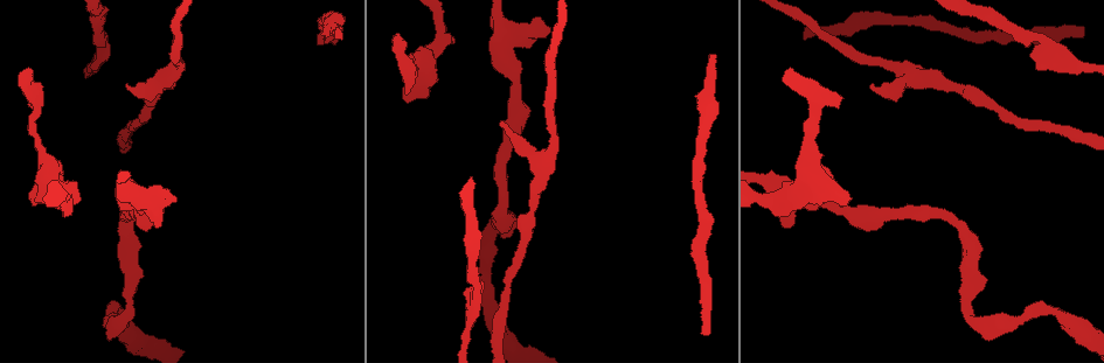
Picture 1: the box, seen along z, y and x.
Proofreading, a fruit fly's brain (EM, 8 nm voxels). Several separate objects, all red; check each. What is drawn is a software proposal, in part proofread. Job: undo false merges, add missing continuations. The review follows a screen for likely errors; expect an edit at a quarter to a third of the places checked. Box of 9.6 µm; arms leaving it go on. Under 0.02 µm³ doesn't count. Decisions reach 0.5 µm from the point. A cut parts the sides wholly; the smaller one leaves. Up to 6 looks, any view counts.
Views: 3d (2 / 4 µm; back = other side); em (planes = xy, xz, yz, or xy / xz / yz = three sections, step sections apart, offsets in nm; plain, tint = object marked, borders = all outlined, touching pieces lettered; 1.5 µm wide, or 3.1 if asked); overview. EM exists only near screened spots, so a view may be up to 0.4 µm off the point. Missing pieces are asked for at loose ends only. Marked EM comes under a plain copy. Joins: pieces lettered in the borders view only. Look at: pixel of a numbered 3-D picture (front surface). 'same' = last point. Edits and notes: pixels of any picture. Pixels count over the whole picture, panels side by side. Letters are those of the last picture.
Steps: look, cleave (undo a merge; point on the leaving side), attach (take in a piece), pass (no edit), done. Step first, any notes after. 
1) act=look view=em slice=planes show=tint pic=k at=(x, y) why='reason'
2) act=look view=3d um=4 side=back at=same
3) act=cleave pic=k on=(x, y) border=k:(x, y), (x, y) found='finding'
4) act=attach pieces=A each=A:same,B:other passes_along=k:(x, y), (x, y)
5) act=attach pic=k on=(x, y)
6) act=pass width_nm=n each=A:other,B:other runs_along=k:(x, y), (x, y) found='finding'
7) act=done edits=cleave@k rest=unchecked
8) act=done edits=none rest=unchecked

act=look view=3d um=2 pic=1 at=(539, 19) why='branch stops here'

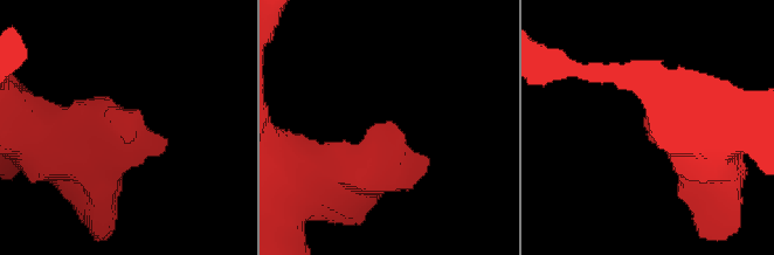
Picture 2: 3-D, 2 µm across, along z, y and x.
act=look view=em slice=xz step=8 show=tint pic=2 at=(402, 131)

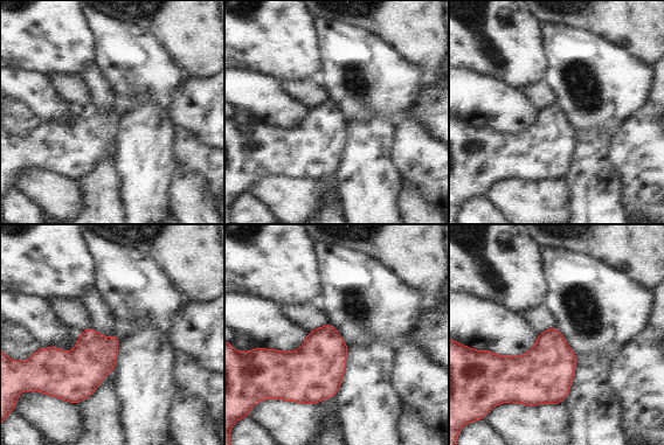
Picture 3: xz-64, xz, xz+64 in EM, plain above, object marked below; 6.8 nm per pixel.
act=look view=em slice=planes show=borders at=same

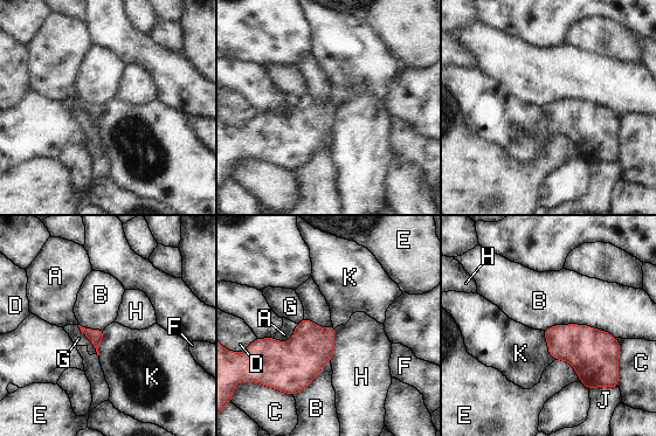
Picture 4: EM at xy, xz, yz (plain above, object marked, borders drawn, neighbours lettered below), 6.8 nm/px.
act=pass each=A:other,B:other,C:other,D:other,E:other,F:other,G:other,H:other,J:other,K:other border=4:(543, 331), (547, 351), (557, 359) found='no lettered piece goes on from it'

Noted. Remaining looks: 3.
act=look view=3d um=4 pic=1 at=(402, 98)

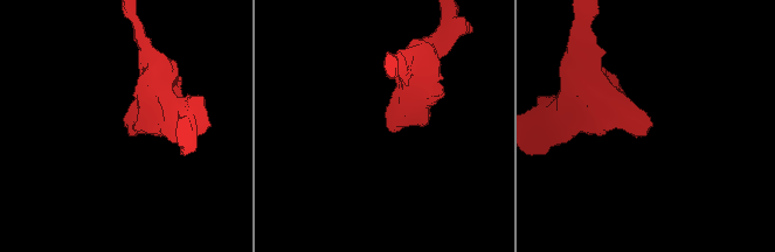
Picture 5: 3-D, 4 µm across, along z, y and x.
act=look view=em slice=planes show=tint pic=5 at=(127, 128) why='need the tissue'

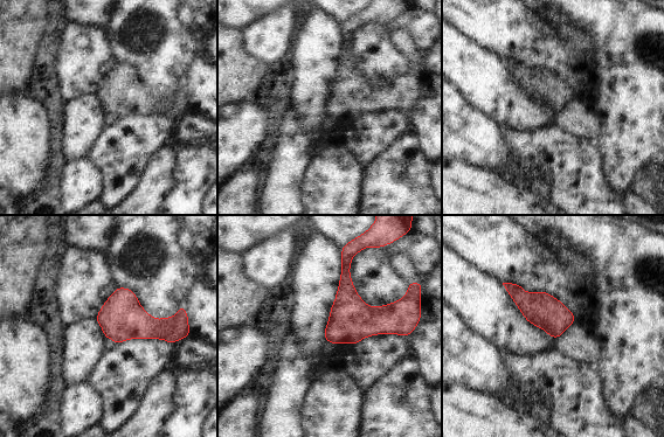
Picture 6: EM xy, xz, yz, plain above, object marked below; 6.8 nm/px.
act=look view=em slice=planes show=borders at=same

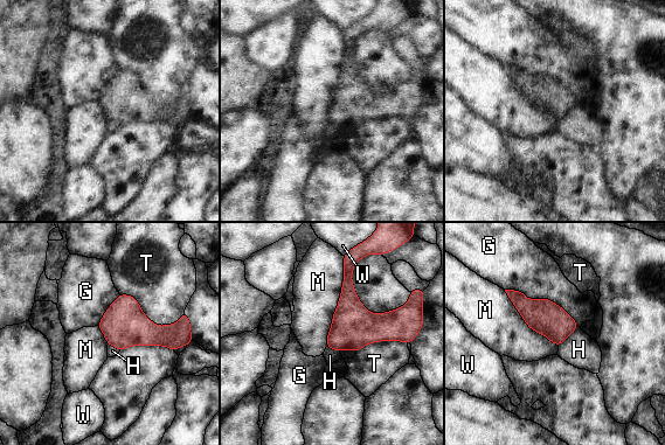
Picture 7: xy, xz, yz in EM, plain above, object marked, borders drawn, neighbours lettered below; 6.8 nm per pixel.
act=pass each=G:other,H:other,M:other,T:other,W:other border=7:(344, 256), (341, 294), (326, 346) found='no lettered piece goes on from it'

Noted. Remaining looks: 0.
act=done edits=none rest=unchecked

